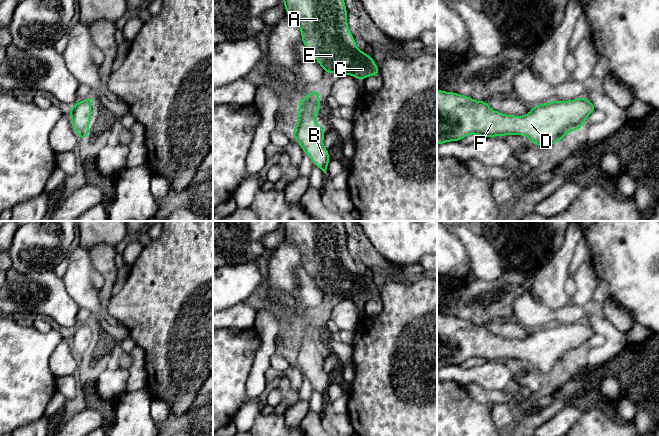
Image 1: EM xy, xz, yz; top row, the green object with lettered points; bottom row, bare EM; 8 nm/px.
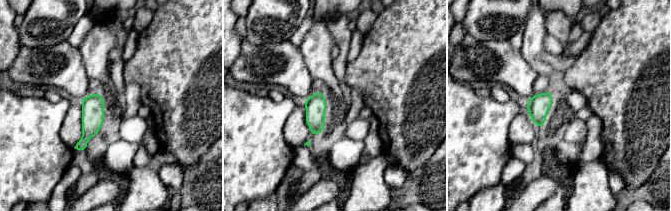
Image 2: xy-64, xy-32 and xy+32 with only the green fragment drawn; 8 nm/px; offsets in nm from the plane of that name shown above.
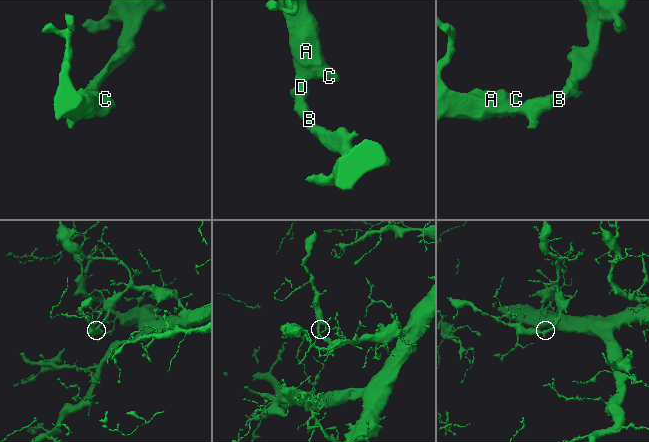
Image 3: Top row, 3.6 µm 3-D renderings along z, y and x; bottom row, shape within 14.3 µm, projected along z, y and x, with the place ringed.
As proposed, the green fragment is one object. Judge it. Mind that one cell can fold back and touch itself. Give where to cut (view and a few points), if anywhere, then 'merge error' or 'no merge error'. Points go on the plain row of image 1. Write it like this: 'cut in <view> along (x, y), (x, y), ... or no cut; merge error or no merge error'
no cut; no merge error

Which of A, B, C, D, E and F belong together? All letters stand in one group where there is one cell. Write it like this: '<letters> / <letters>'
A B C D E F

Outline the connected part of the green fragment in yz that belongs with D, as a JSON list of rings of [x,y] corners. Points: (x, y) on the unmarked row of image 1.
[[[437,313],[437,369],[451,365],[461,365],[469,358],[480,361],[522,359],[544,373],[562,364],[566,357],[581,353],[587,341],[596,334],[586,321],[568,325],[554,324],[532,330],[531,335],[522,340],[506,339],[492,334],[488,325],[476,325],[469,320]]]

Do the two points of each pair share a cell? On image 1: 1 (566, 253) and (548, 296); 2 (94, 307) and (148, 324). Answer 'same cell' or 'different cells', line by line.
1: same cell
2: different cells

